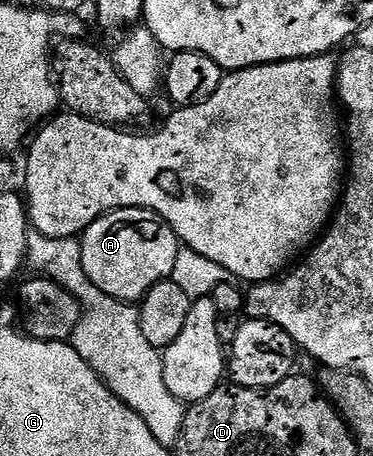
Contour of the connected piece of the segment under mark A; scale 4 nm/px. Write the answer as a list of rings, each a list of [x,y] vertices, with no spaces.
[[[121,207],[111,211],[80,236],[83,269],[103,293],[116,299],[141,301],[149,288],[168,280],[175,268],[179,240],[169,223],[143,207]]]

